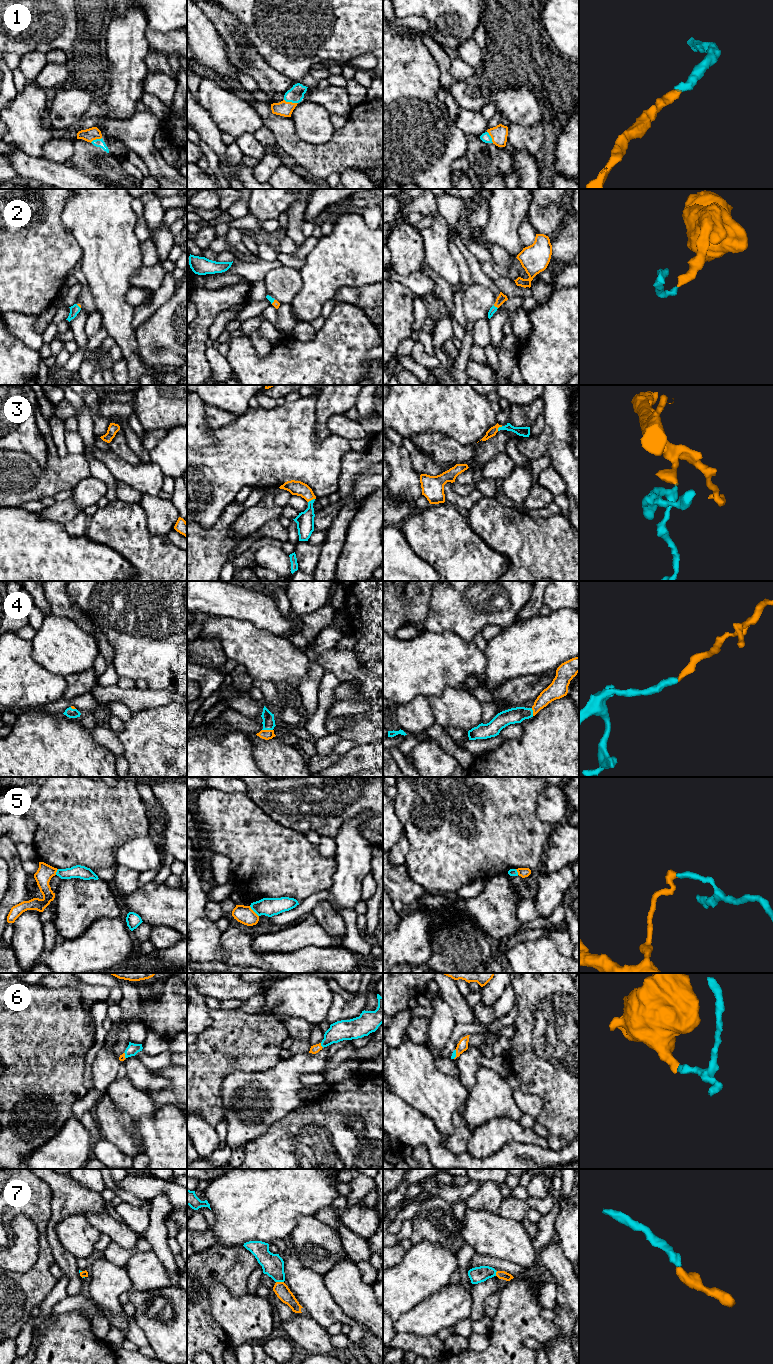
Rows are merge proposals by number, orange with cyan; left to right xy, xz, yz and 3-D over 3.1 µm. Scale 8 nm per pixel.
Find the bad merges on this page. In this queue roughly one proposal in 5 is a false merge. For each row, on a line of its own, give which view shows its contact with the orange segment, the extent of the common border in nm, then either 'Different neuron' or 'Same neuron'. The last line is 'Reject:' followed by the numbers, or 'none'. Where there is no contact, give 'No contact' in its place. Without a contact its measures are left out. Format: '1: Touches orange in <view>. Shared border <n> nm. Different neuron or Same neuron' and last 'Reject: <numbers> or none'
1: Touches orange in xz. Shared border 120 nm. Same neuron
2: Touches orange in yz. Shared border 50 nm. Same neuron
3: Touches orange in xz. Shared border 70 nm. Same neuron
4: Touches orange in xz. Shared border 90 nm. Same neuron
5: Touches orange in xz. Shared border 120 nm. Different neuron
6: Touches orange in xz. Shared border 50 nm. Same neuron
7: Touches orange in xz. Shared border 60 nm. Same neuron
Reject: 5

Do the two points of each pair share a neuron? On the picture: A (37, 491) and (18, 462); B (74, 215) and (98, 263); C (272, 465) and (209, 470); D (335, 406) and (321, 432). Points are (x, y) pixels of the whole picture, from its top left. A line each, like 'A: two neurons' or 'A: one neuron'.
A: one neuron
B: one neuron
C: one neuron
D: one neuron

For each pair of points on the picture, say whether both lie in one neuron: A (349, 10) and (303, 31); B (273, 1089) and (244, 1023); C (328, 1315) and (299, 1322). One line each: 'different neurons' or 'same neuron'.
A: same neuron
B: different neurons
C: different neurons

